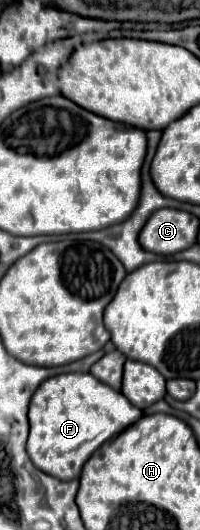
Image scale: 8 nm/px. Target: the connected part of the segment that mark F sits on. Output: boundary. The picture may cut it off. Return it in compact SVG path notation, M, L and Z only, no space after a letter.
M65 373L49 377L39 385L35 395L31 397L29 405L29 441L27 441L27 453L37 469L41 469L47 475L53 475L57 479L69 481L77 479L81 473L81 467L85 461L111 437L121 433L125 427L135 423L143 415L141 409L137 409L123 393L107 387L105 383L99 383L91 373Z

